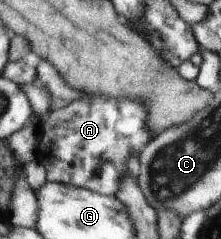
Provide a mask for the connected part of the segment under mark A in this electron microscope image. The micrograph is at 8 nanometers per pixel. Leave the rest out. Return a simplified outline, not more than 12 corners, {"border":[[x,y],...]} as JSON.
{"border":[[80,93],[43,119],[47,180],[114,197],[156,138],[139,101]]}

